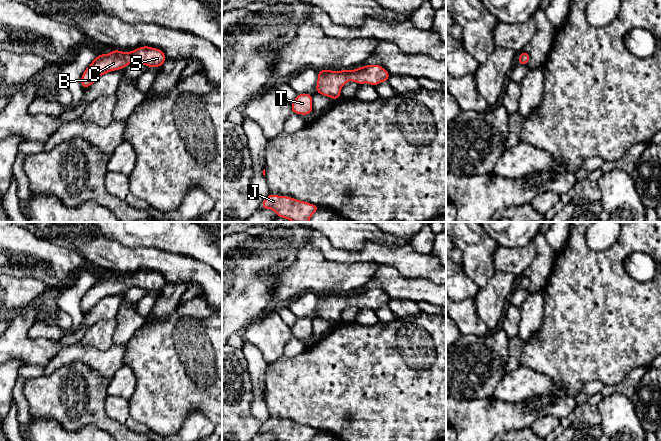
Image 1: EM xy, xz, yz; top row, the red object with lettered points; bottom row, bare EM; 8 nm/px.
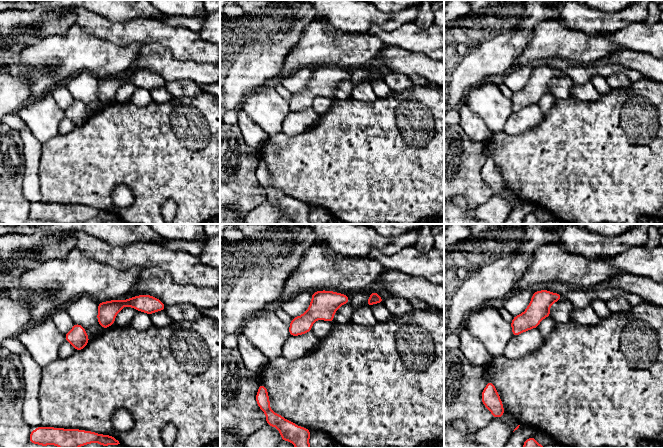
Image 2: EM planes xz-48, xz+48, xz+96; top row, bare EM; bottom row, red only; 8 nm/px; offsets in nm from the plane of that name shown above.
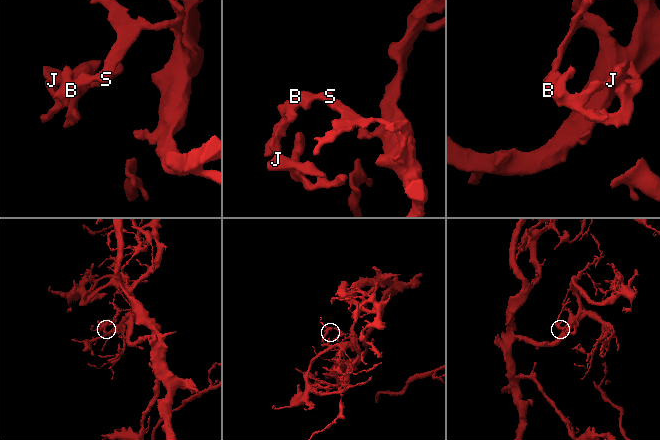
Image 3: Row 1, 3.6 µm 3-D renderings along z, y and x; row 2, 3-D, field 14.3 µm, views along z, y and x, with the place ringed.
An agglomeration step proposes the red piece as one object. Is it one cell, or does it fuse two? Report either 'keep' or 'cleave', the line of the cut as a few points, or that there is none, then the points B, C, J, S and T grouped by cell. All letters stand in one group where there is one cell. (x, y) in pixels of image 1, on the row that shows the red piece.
keep; cut none; groups B C J S T

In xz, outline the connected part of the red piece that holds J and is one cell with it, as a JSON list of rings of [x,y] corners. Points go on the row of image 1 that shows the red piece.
[[[269,194],[260,207],[273,210],[277,217],[289,219],[292,222],[309,222],[312,215],[320,209],[309,202],[274,194]]]

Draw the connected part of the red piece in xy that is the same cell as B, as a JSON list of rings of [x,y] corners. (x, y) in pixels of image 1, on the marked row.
[[[142,46],[127,53],[115,49],[108,54],[99,54],[83,72],[81,86],[83,89],[90,87],[100,76],[124,69],[131,62],[147,67],[161,67],[166,59],[162,50],[150,46]]]

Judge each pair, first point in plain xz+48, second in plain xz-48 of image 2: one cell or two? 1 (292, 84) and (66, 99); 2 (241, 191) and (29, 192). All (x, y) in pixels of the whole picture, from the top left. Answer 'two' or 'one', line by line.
1: two
2: two

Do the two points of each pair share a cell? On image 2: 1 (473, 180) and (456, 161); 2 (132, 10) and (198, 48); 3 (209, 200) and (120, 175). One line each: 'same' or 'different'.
1: same
2: different
3: same

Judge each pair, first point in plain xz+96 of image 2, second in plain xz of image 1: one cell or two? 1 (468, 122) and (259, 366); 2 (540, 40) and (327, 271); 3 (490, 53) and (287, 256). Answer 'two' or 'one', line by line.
1: one
2: one
3: one

